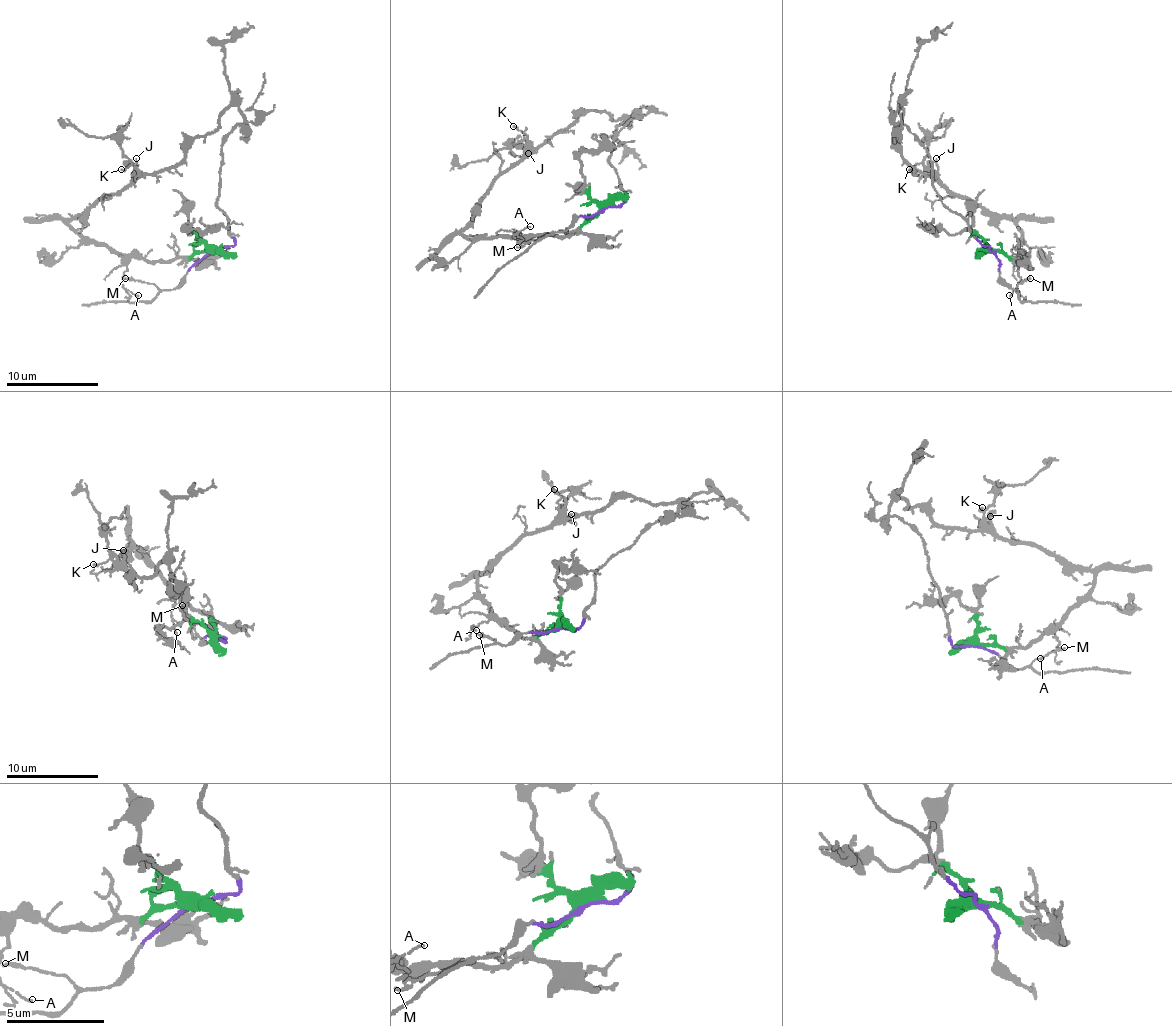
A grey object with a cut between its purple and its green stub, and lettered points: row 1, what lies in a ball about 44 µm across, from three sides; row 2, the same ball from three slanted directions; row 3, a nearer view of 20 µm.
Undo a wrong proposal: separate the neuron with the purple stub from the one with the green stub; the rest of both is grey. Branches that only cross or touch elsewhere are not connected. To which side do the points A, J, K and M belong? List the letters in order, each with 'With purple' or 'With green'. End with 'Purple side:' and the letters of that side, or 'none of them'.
A: With green
J: With green
K: With green
M: With purple
Purple side: M

